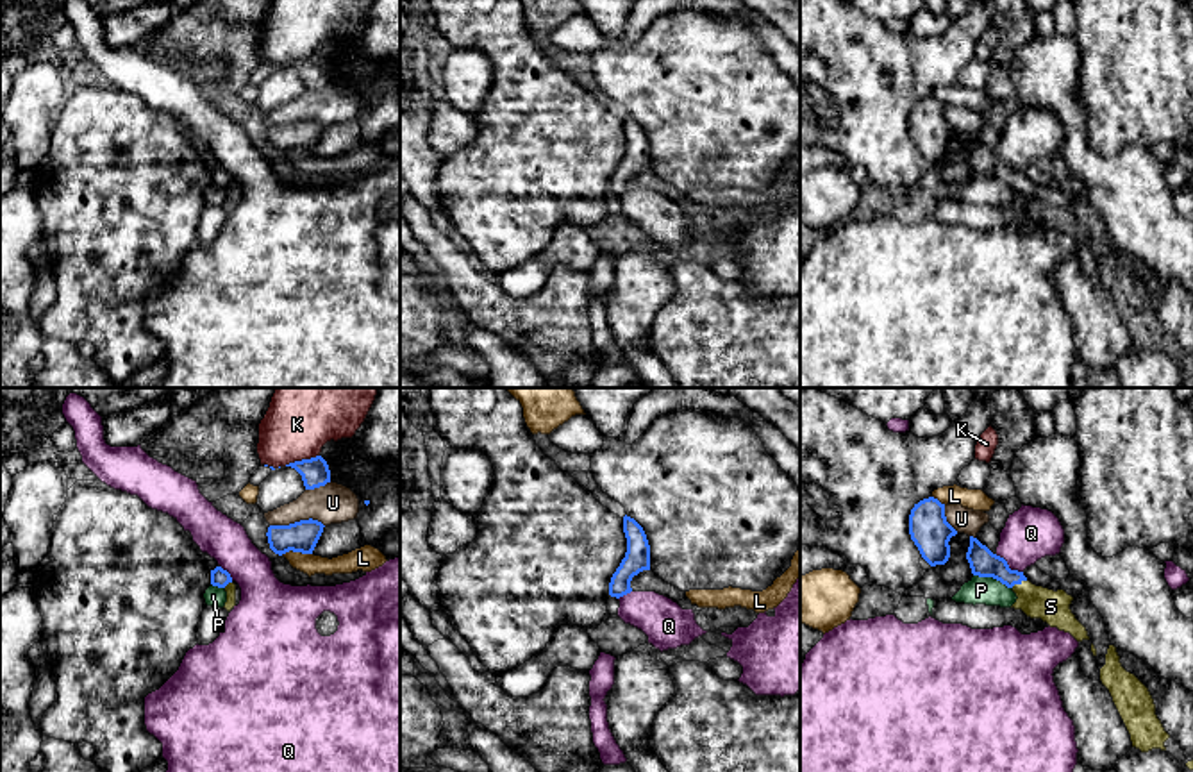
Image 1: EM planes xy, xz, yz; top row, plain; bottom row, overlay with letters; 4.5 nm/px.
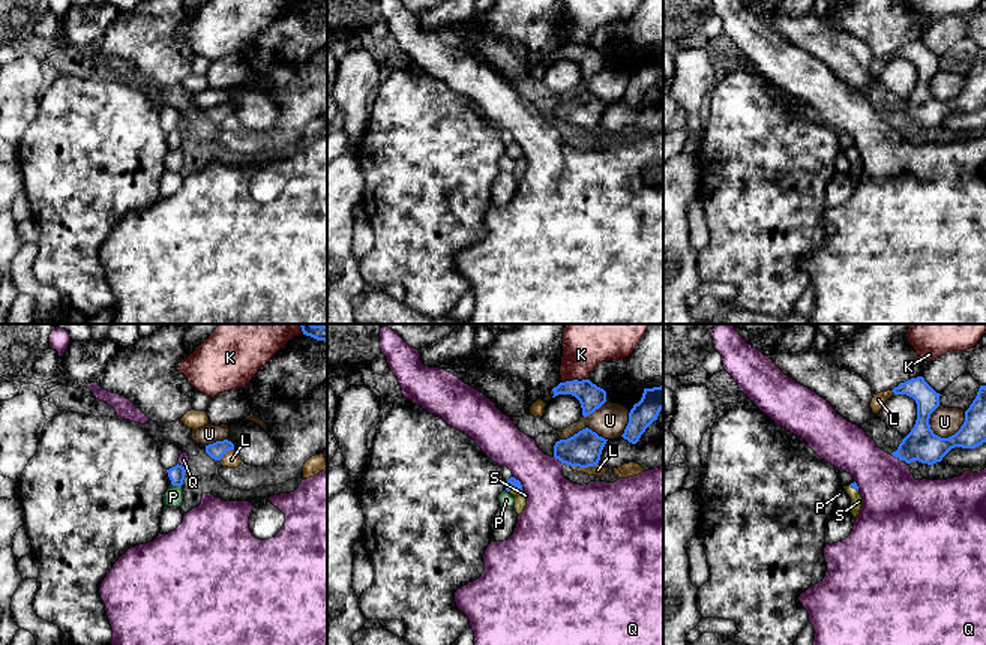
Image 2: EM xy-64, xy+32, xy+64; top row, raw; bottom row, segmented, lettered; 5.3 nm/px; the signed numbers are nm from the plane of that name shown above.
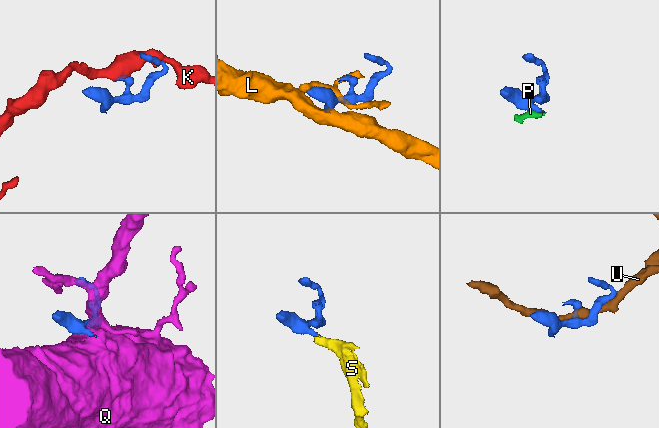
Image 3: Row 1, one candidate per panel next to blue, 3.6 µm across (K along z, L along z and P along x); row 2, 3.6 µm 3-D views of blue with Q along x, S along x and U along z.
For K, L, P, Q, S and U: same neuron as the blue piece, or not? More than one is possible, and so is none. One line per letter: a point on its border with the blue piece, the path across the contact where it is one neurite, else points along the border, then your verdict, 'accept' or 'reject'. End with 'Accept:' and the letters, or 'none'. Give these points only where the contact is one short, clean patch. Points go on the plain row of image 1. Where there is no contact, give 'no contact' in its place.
K: contact xy (302, 59); reject
L: contact xy (295, 151); reject
P: contact yz (993, 177); border yz (974, 174), (995, 177), (1011, 188); reject
Q: contact yz (1008, 165); reject
S: contact yz (1018, 183); way yz (983, 161), (997, 167), (1018, 183), (1038, 202), (1051, 206); accept
U: contact xy (297, 122); reject
Accept: S

